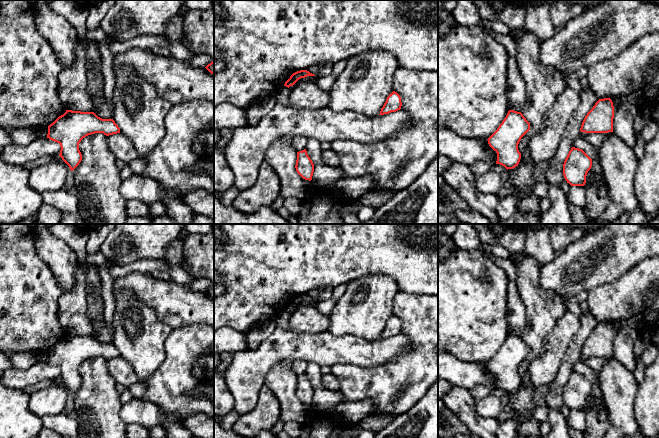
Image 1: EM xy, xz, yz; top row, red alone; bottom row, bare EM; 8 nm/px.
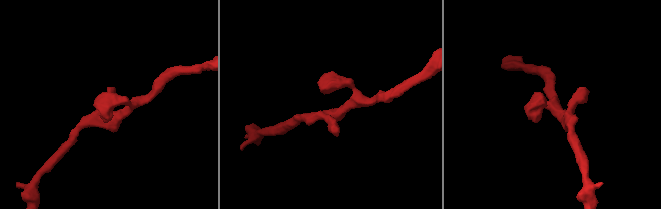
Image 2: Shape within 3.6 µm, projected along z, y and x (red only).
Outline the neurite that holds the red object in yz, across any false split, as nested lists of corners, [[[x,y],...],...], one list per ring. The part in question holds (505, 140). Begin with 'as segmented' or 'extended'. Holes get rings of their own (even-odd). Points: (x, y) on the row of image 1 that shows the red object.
as segmented | [[[509,110],[497,130],[487,139],[489,146],[497,153],[496,164],[507,170],[518,166],[521,153],[518,144],[530,130],[530,123],[521,112]]]

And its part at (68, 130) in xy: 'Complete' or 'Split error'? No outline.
Complete

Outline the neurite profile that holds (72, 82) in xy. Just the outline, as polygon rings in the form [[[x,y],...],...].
[[[78,42],[76,61],[58,75],[58,95],[67,110],[92,112],[93,102],[88,92],[85,52]]]

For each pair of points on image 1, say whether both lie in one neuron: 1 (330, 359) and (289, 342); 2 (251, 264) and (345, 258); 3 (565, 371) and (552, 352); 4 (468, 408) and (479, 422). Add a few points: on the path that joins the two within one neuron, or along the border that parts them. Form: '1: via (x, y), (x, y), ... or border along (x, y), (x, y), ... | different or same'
1: via (320, 349), (299, 346) | same
2: via (274, 261), (291, 261), (294, 258), (322, 258) | same
3: border along (570, 342), (555, 378), (548, 384) | different
4: via (468, 411), (476, 419) | same

